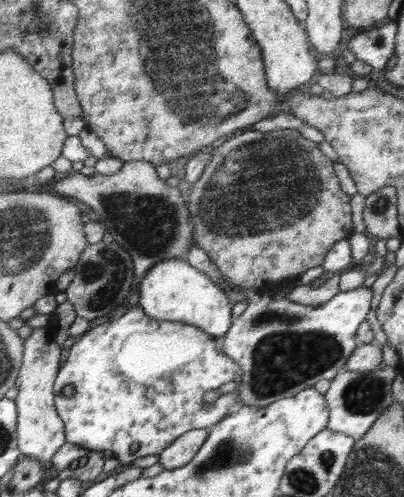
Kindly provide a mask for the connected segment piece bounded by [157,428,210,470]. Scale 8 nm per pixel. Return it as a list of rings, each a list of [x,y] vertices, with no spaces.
[[[209,428],[194,429],[193,431],[185,432],[174,443],[170,443],[158,455],[158,463],[163,467],[163,470],[173,470],[185,467],[192,457],[198,452],[198,449],[204,444],[208,438]]]

